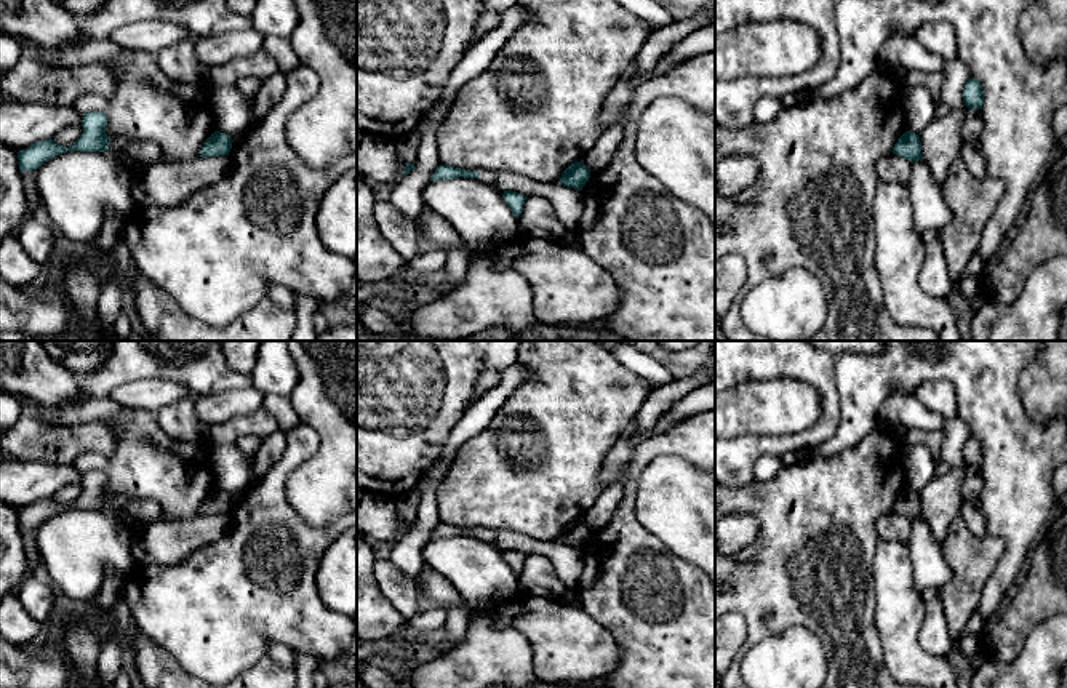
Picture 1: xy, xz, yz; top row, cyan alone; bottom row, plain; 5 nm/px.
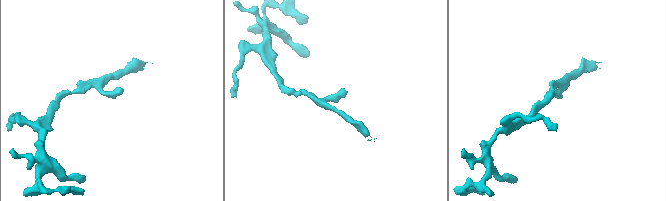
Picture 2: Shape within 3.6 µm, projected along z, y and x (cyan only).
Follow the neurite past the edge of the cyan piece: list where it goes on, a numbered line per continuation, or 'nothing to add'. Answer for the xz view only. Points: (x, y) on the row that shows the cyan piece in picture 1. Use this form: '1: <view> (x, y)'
nothing to add

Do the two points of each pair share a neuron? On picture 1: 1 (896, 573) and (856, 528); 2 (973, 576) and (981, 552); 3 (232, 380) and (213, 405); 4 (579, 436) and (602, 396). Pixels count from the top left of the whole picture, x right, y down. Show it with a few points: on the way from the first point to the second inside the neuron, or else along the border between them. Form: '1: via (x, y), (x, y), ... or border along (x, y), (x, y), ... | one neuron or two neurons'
1: border along (882, 540), (875, 549), (874, 560), (875, 586) | two neurons
2: via (973, 570), (975, 559) | one neuron
3: border along (250, 384), (240, 389), (202, 394), (194, 399) | two neurons
4: via (579, 426), (579, 418), (592, 405) | one neuron

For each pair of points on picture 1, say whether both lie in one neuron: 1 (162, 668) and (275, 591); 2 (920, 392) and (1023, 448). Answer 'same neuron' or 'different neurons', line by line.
1: different neurons
2: different neurons

